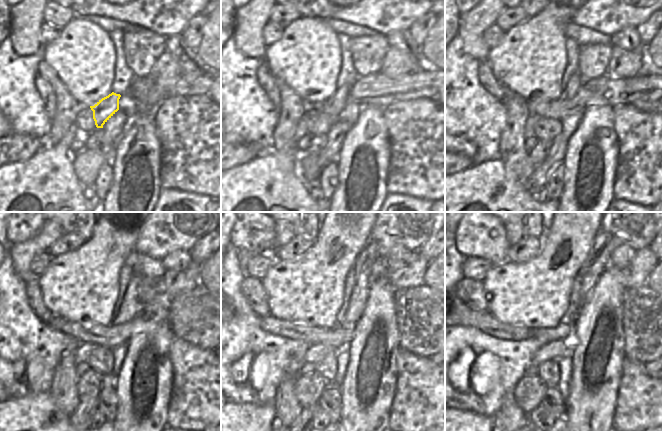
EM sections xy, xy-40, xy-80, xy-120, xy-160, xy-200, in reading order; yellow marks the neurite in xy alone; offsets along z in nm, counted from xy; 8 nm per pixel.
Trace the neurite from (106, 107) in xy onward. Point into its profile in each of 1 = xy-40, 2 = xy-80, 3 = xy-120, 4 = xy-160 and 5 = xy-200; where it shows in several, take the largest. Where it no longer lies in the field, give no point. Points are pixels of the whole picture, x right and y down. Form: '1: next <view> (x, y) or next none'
1: next xy-40 (333, 106)
2: next xy-80 (575, 82)
3: next xy-120 (131, 306)
4: next xy-160 (363, 265)
5: next xy-200 (598, 259)

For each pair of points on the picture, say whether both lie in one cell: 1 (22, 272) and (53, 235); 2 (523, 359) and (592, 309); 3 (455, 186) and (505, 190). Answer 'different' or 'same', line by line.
1: same
2: different
3: same

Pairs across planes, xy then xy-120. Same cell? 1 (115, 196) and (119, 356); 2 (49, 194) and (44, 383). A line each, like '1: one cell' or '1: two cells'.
1: two cells
2: two cells

